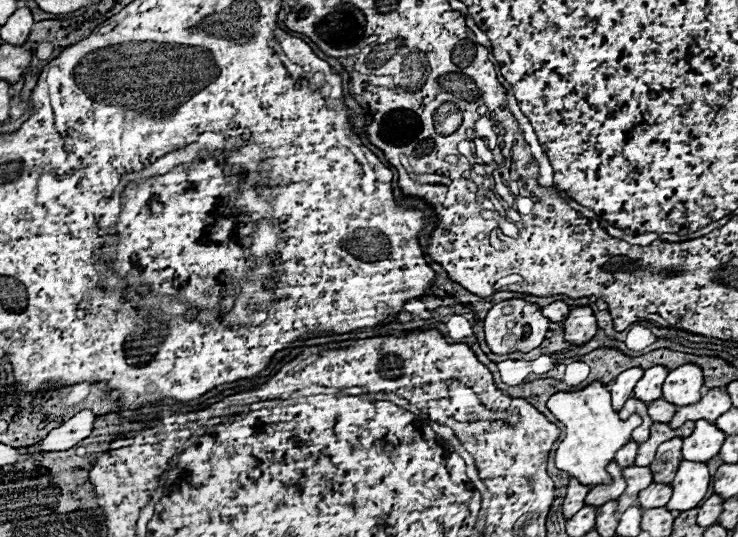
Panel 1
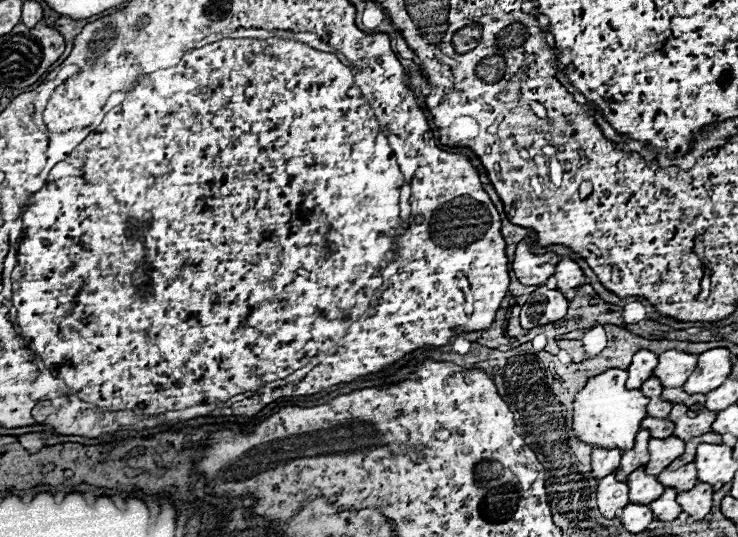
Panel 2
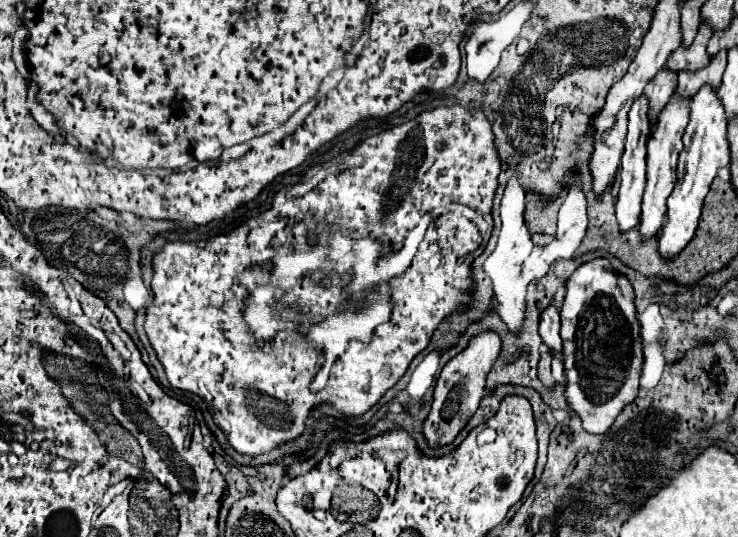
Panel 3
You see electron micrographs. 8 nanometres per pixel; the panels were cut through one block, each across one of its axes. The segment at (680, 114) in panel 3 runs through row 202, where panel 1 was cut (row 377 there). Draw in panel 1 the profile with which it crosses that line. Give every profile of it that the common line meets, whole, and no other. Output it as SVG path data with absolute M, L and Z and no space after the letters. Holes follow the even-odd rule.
M652 366L652 368L644 370L644 376L640 378L640 382L634 388L634 398L640 398L640 402L646 402L646 404L660 398L666 374L668 374L668 370L664 366Z

